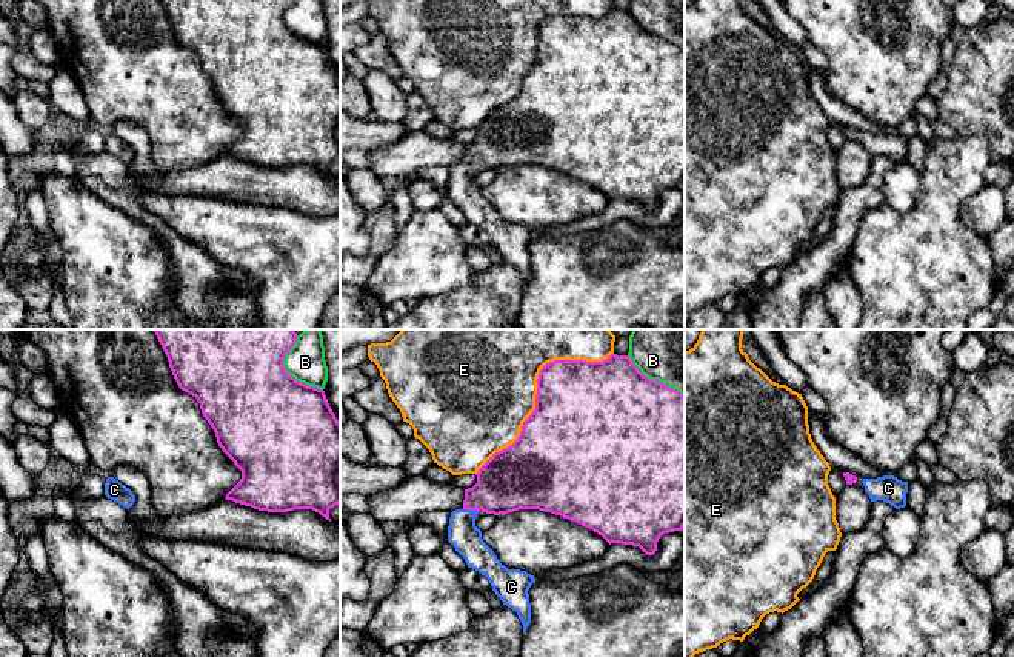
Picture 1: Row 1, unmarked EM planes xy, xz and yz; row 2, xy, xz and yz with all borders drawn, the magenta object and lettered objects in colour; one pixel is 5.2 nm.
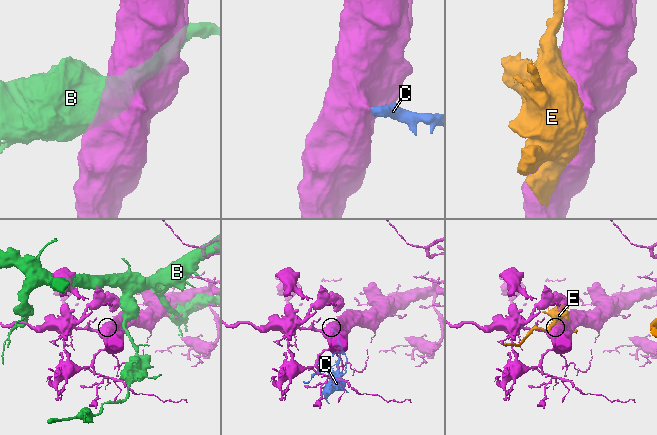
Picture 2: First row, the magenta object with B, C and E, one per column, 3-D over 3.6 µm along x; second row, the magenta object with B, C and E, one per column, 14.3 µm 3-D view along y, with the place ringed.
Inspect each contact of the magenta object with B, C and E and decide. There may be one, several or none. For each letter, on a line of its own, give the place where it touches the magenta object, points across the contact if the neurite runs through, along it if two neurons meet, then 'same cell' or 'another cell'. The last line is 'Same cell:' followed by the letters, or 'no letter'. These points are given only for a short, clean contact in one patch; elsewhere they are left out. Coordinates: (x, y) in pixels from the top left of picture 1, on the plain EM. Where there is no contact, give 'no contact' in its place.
B: xy (290, 31) | another cell
C: xz (471, 165) | across xz (508, 137), (471, 165), (462, 177), (462, 188) | same cell
E: xz (537, 45) | another cell
Same cell: C

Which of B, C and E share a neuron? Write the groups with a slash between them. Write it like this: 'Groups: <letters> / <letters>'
Groups: B / C / E

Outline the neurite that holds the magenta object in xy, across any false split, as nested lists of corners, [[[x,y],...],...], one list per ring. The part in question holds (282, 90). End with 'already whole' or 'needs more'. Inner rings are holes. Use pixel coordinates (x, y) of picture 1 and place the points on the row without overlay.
[[[162,0],[178,43],[200,58],[222,106],[242,126],[226,155],[268,168],[312,165],[331,177],[329,165],[340,158],[340,77],[323,45],[291,32],[283,14],[294,0]]]; already whole

